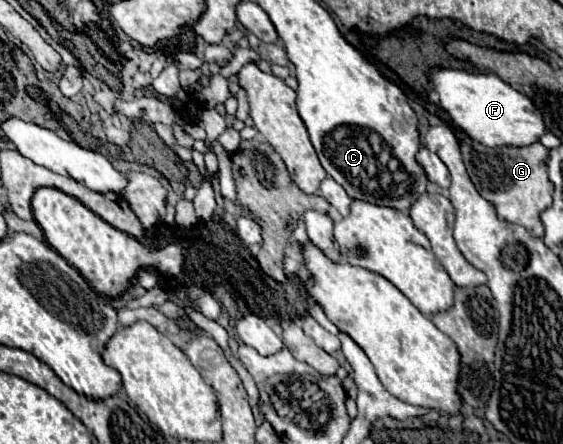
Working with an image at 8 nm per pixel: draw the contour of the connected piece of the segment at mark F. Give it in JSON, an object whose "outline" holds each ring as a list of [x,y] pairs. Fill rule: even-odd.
{"outline":[[[431,68],[429,84],[439,94],[441,108],[449,114],[453,124],[461,128],[471,140],[485,146],[523,146],[535,142],[545,134],[541,112],[521,92],[513,90],[495,74],[473,74],[453,68]]]}

